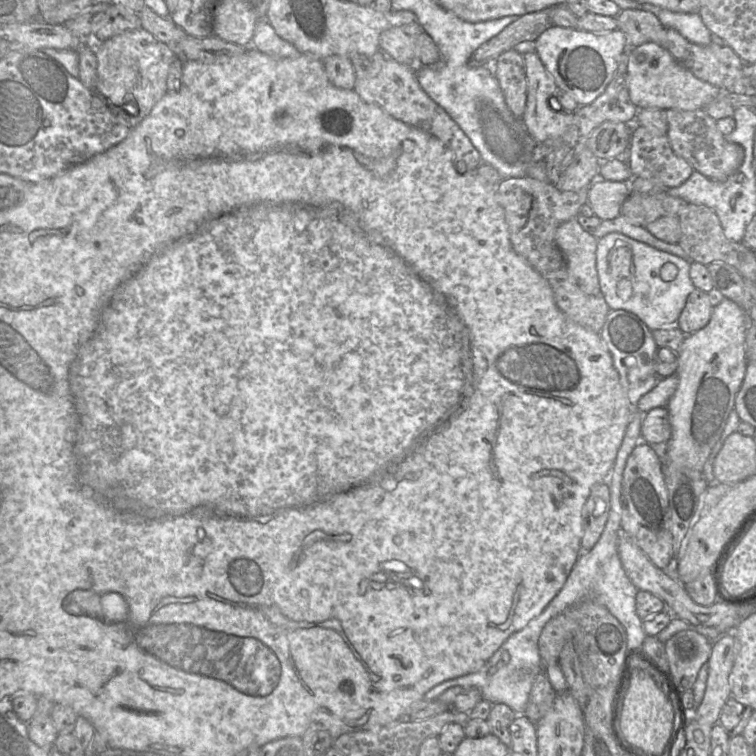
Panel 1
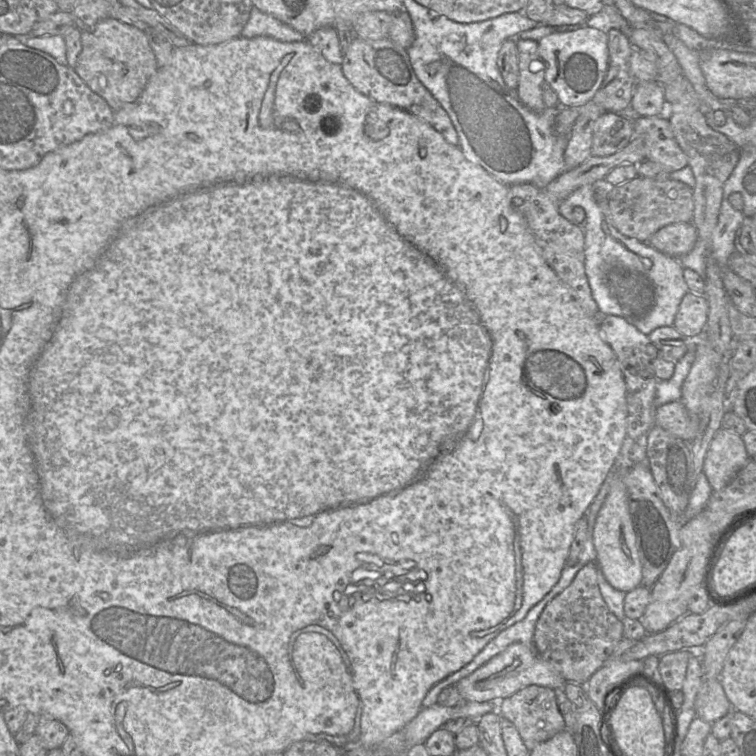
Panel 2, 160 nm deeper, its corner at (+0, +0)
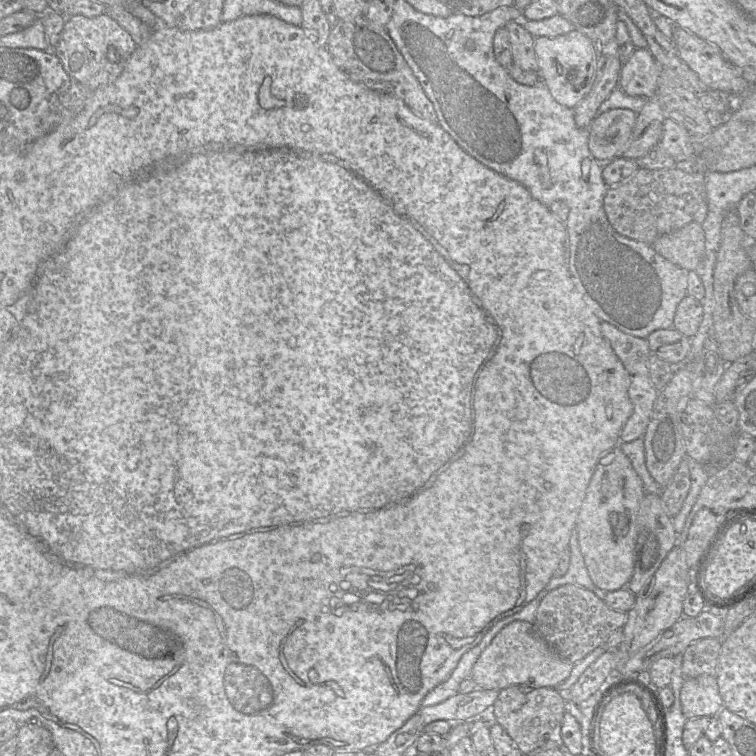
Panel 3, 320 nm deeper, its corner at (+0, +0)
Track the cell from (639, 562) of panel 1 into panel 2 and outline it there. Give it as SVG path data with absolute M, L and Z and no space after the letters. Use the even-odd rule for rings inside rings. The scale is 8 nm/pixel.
M617 477L613 480L611 488L597 514L593 528L593 543L597 553L595 563L613 588L627 593L642 585L642 564L629 513L627 488L622 477Z

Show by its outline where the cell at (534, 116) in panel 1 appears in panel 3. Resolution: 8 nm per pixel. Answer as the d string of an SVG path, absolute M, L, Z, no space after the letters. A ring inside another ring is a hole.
M511 21L505 27L509 33L513 62L523 70L538 73L539 65L534 49L535 37L520 21Z

